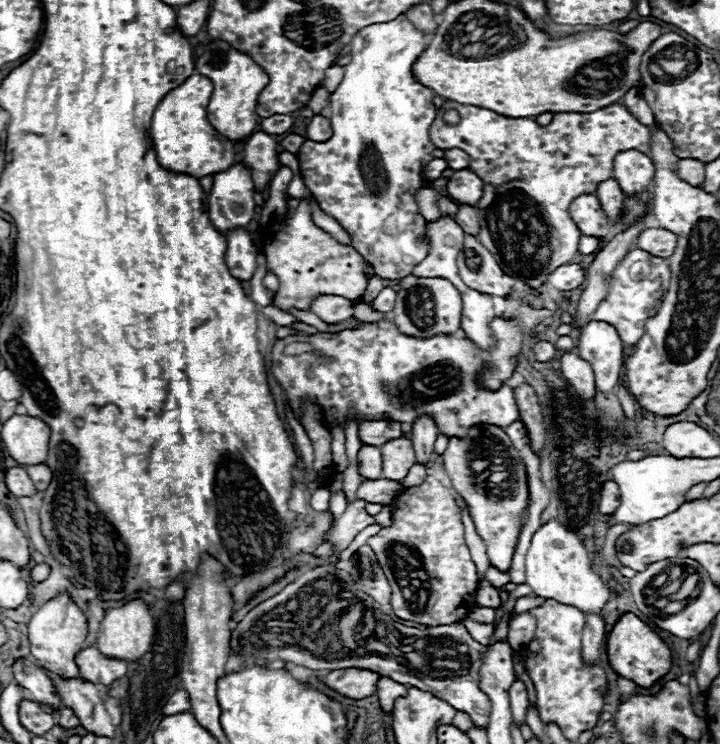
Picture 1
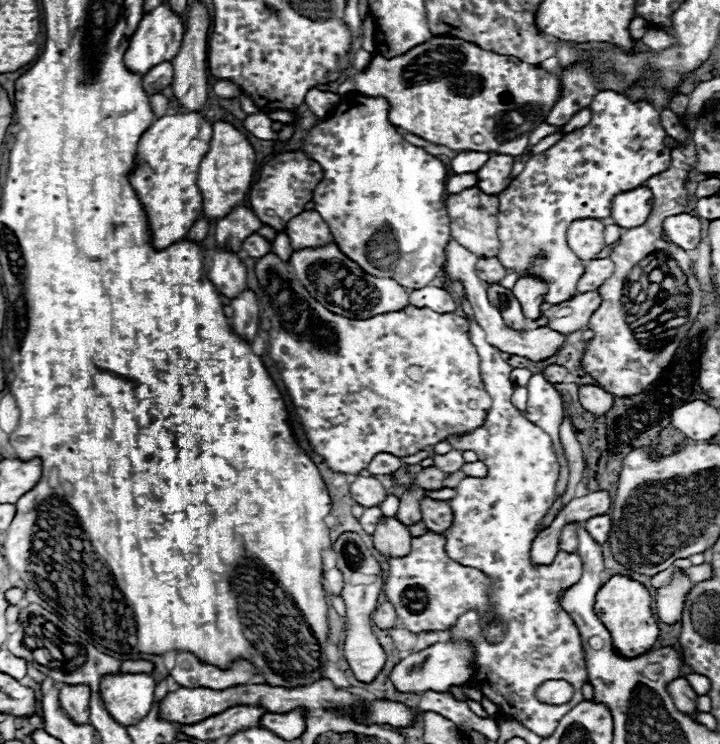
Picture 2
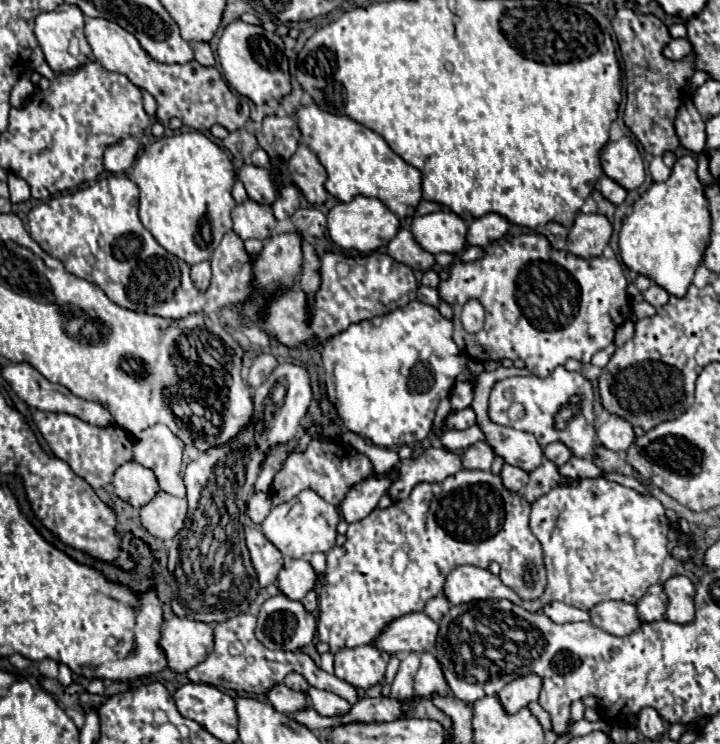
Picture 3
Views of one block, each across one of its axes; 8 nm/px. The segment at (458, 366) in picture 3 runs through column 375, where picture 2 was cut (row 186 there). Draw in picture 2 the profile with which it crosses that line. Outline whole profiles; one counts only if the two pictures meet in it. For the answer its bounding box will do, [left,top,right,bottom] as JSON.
[304,94,450,290]

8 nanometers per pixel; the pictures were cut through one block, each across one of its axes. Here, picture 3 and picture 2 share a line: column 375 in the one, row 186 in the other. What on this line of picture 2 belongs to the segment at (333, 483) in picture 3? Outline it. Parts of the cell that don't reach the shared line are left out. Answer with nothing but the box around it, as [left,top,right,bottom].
[446,186,502,258]

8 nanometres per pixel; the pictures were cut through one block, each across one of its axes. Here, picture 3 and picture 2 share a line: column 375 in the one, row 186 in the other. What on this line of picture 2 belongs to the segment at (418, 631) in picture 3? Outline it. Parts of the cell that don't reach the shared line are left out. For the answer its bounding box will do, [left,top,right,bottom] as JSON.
[612,186,652,228]

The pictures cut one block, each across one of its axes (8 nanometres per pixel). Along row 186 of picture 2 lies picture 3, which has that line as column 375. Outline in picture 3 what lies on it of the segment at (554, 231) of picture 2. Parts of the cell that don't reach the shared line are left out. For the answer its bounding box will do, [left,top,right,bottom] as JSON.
[318,468,546,654]

